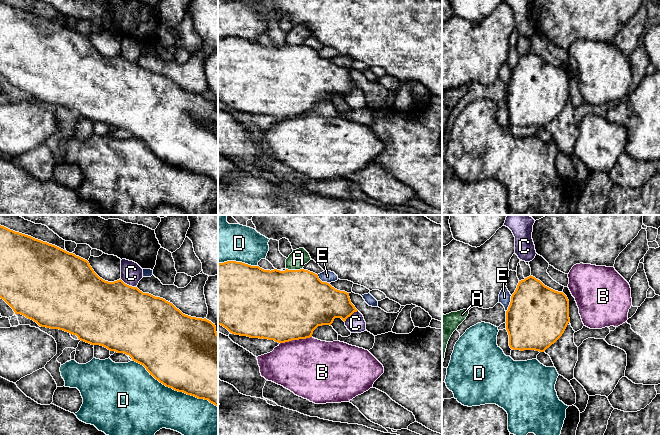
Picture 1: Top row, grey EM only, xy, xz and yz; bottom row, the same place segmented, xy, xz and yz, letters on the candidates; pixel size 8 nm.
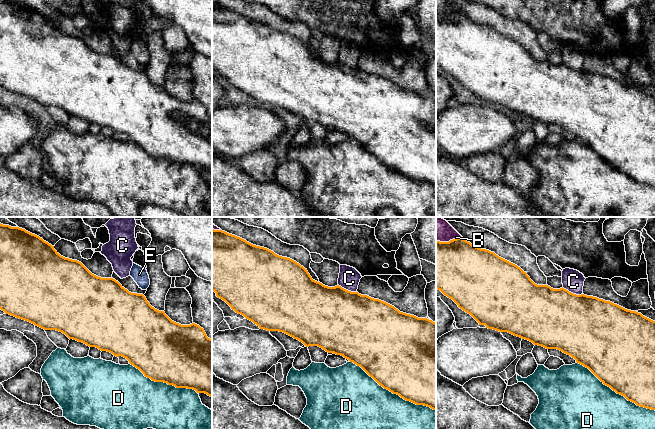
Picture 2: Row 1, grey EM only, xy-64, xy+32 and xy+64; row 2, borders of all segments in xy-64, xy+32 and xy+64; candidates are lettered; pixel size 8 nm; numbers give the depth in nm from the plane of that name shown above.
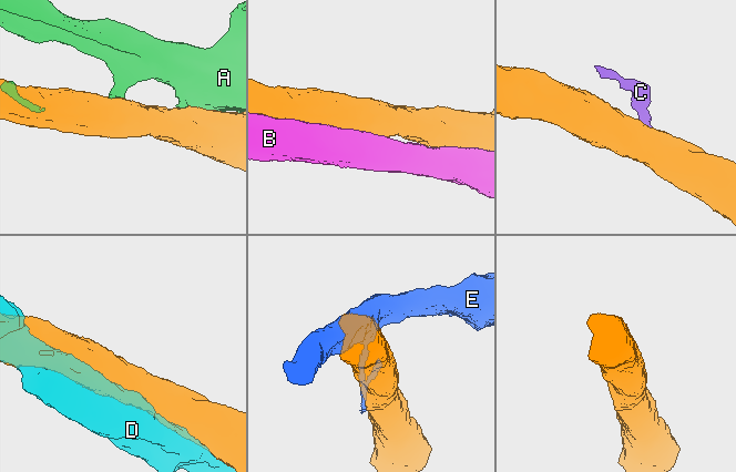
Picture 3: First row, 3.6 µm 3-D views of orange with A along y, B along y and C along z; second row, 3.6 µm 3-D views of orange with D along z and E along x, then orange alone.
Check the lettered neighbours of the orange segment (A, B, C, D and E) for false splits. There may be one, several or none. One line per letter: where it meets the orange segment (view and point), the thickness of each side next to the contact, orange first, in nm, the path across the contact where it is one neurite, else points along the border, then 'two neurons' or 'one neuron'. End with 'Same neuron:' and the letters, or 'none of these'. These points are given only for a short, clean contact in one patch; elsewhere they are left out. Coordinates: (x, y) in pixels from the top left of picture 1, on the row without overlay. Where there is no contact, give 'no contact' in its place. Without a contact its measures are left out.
A: meets orange in xz at (294, 46); 500 nm thick on the orange side, 150 nm on the other; two neurons
B: meets orange in xz at (295, 115); 500 nm thick on the orange side, 460 nm on the other; two neurons
C: meets orange in xy at (128, 61); 500 nm thick on the orange side, 180 nm on the other; border along xy (120, 54), (125, 59), (136, 63); two neurons
D: meets orange in xy at (175, 166); 500 nm thick on the orange side, 420 nm on the other; two neurons
E: meets orange in yz at (510, 79); 480 nm thick on the orange side, 100 nm on the other; two neurons
Same neuron: none of these

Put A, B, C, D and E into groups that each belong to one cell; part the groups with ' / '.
A / B / C / D / E

